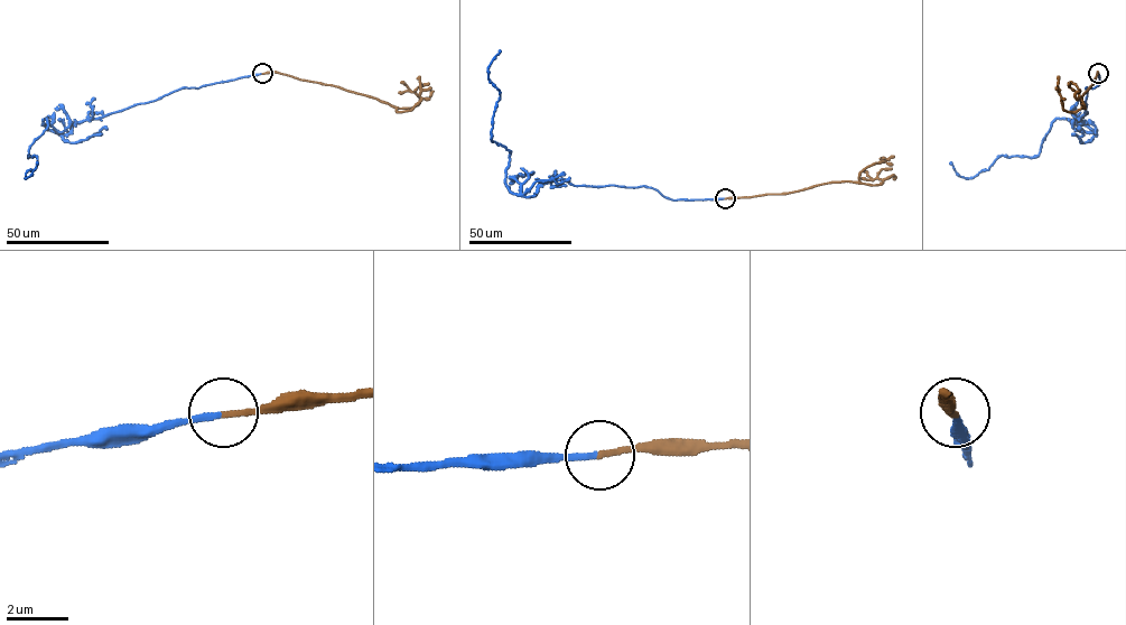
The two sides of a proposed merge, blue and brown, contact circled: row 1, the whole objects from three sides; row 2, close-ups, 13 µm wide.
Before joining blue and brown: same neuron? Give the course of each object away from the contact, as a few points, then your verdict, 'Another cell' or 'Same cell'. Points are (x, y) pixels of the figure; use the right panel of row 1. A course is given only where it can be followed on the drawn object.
Course of blue: (1098, 73), (1079, 118), (1097, 133), (1057, 119), (1038, 155), (1002, 155), (969, 178), (950, 161). Course of brown: (1098, 73), (1082, 95), (1081, 106), (1075, 112), (1063, 109), (1059, 76). Same cell

